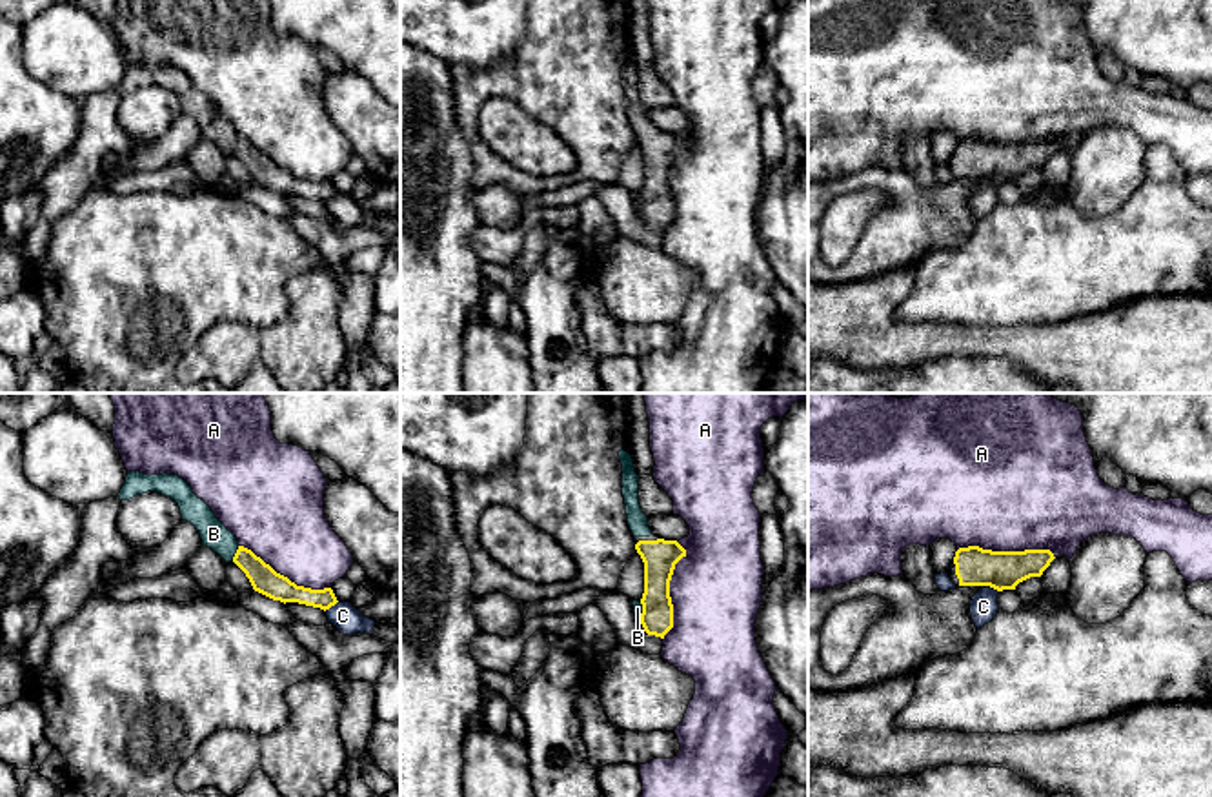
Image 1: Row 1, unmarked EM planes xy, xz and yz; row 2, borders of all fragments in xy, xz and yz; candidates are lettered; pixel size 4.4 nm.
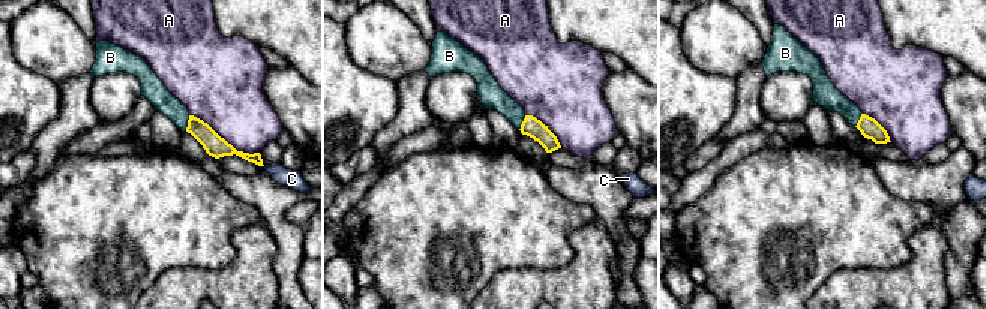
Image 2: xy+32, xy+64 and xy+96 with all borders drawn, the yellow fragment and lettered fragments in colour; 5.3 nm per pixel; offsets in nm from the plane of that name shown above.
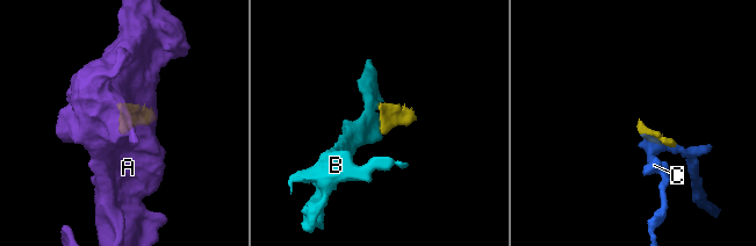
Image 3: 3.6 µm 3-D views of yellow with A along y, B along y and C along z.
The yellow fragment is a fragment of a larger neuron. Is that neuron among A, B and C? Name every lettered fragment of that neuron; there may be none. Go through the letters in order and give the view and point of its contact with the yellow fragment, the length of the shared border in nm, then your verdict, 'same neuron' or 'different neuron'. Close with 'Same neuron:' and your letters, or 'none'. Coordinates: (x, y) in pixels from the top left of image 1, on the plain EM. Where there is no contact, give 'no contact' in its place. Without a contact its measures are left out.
A: contact xz (668, 182); length 440 nm; different neuron
B: contact xy (235, 146); length 80 nm; same neuron
C: contact xy (330, 199); length 80 nm; different neuron
Same neuron: B

